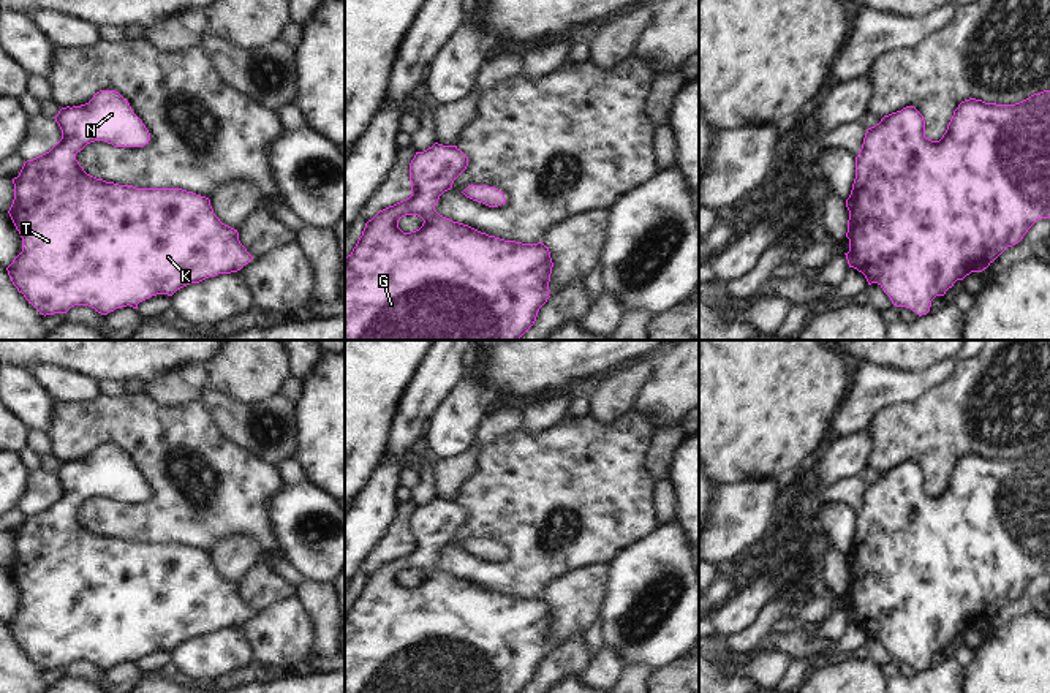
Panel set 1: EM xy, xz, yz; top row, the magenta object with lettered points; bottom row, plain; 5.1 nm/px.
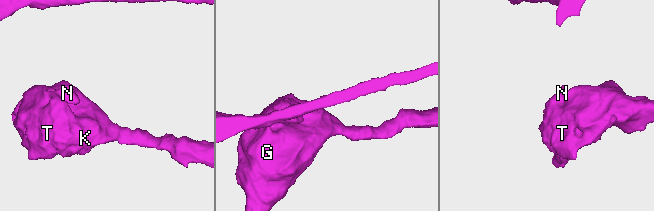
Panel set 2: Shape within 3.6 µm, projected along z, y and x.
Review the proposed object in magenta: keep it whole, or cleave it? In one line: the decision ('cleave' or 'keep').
keep

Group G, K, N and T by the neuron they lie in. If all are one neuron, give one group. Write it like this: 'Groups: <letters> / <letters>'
Groups: G K N T.

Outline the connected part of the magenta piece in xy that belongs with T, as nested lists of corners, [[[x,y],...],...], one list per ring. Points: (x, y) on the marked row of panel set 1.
[[[100,90],[81,106],[66,106],[54,117],[62,139],[46,153],[27,160],[14,184],[14,199],[8,210],[22,237],[22,252],[6,267],[13,285],[41,315],[66,313],[74,305],[89,305],[101,315],[133,307],[157,296],[172,296],[177,290],[218,274],[240,271],[253,256],[239,240],[237,229],[213,214],[210,199],[182,188],[136,188],[96,179],[84,171],[76,153],[87,144],[104,141],[114,147],[142,147],[150,133],[133,112],[127,98],[115,90]]]

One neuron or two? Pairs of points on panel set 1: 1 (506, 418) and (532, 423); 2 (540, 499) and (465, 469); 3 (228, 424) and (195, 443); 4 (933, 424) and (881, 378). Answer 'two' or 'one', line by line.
1: two
2: two
3: two
4: two

